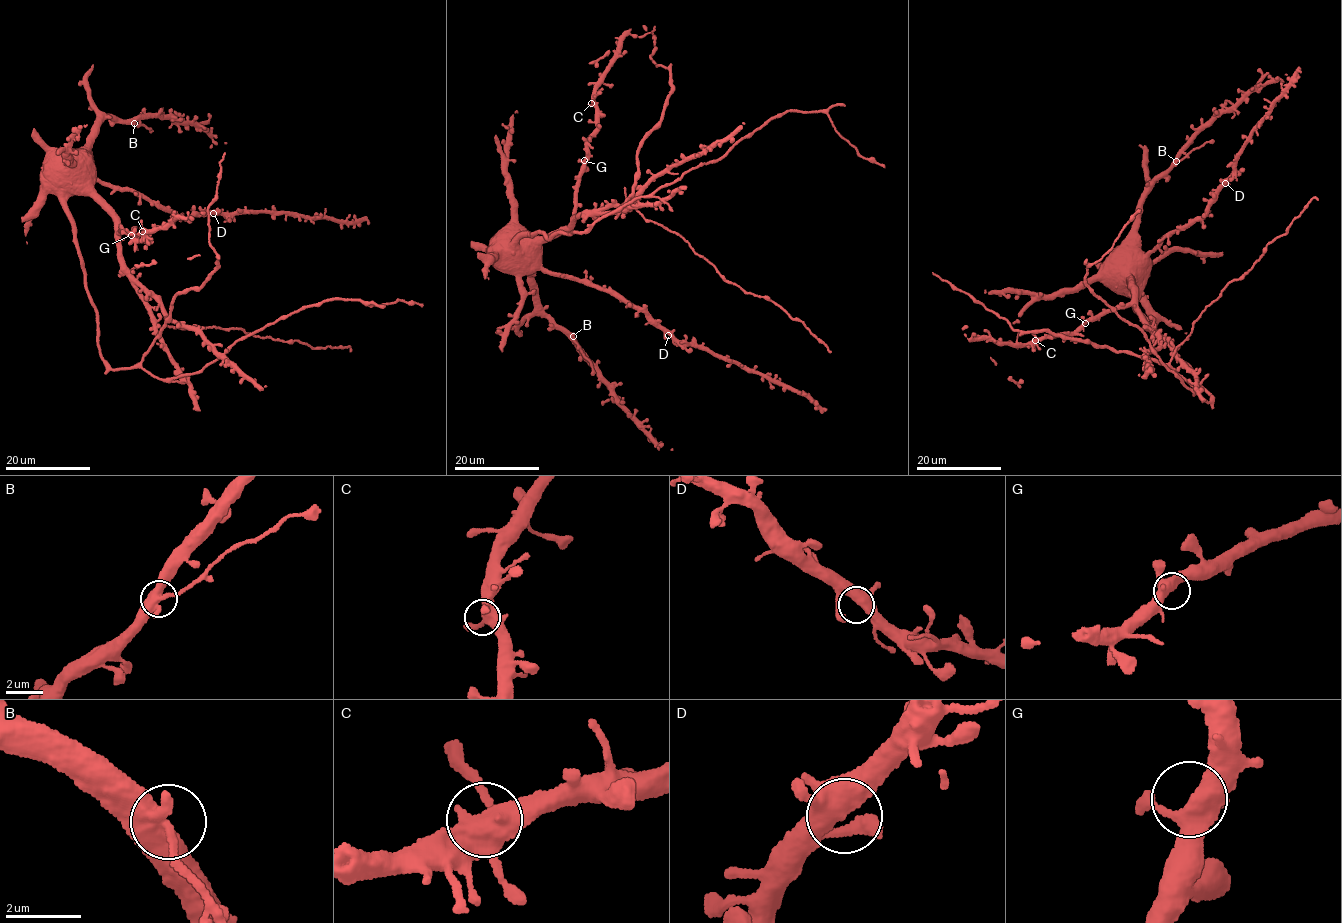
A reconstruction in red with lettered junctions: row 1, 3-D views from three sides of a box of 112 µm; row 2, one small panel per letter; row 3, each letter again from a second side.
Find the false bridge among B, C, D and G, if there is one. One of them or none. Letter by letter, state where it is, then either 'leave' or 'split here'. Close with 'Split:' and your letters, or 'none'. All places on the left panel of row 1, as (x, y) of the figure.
B: (134, 123) | split here
C: (142, 231) | leave
D: (213, 213) | leave
G: (131, 235) | leave
Split: B

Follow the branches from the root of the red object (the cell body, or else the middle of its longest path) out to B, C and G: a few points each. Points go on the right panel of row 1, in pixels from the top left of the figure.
B: (1133, 283), (1131, 266), (1124, 254), (1125, 243), (1137, 218), (1139, 198), (1176, 161)
C: (1133, 283), (1130, 276), (1124, 290), (1128, 281), (1132, 300), (1126, 305), (1105, 310), (1073, 332), (1035, 340)
G: (1133, 283), (1130, 276), (1128, 288), (1124, 289), (1128, 281), (1132, 300), (1105, 310), (1085, 323)

